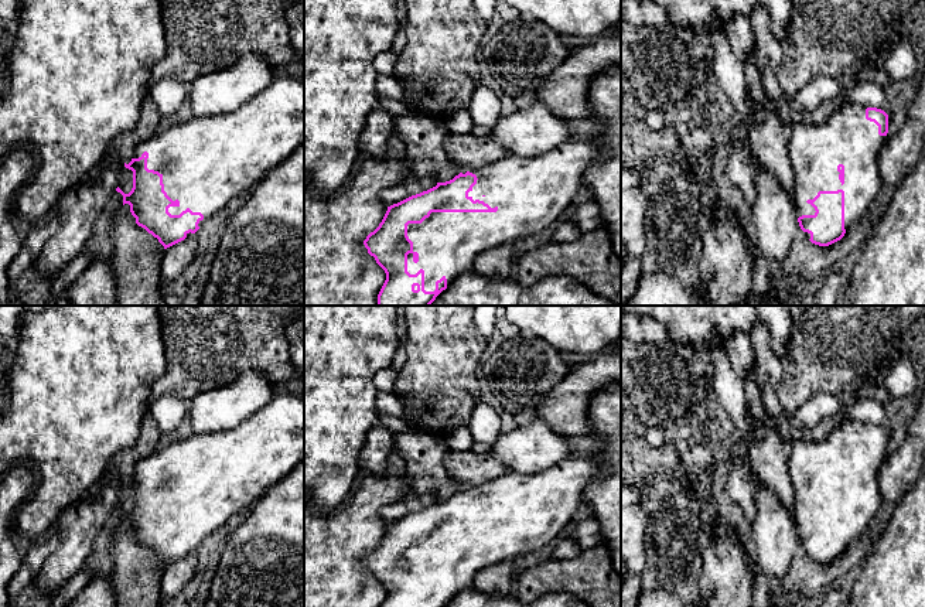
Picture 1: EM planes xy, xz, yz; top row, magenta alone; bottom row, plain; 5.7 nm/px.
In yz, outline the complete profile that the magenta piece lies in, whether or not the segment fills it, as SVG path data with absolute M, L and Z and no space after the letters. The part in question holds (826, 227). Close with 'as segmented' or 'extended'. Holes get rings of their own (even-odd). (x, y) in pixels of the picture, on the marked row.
M843 100L823 125L788 122L793 207L801 229L819 246L840 241L881 188L878 156L888 140L888 115Z | extended

